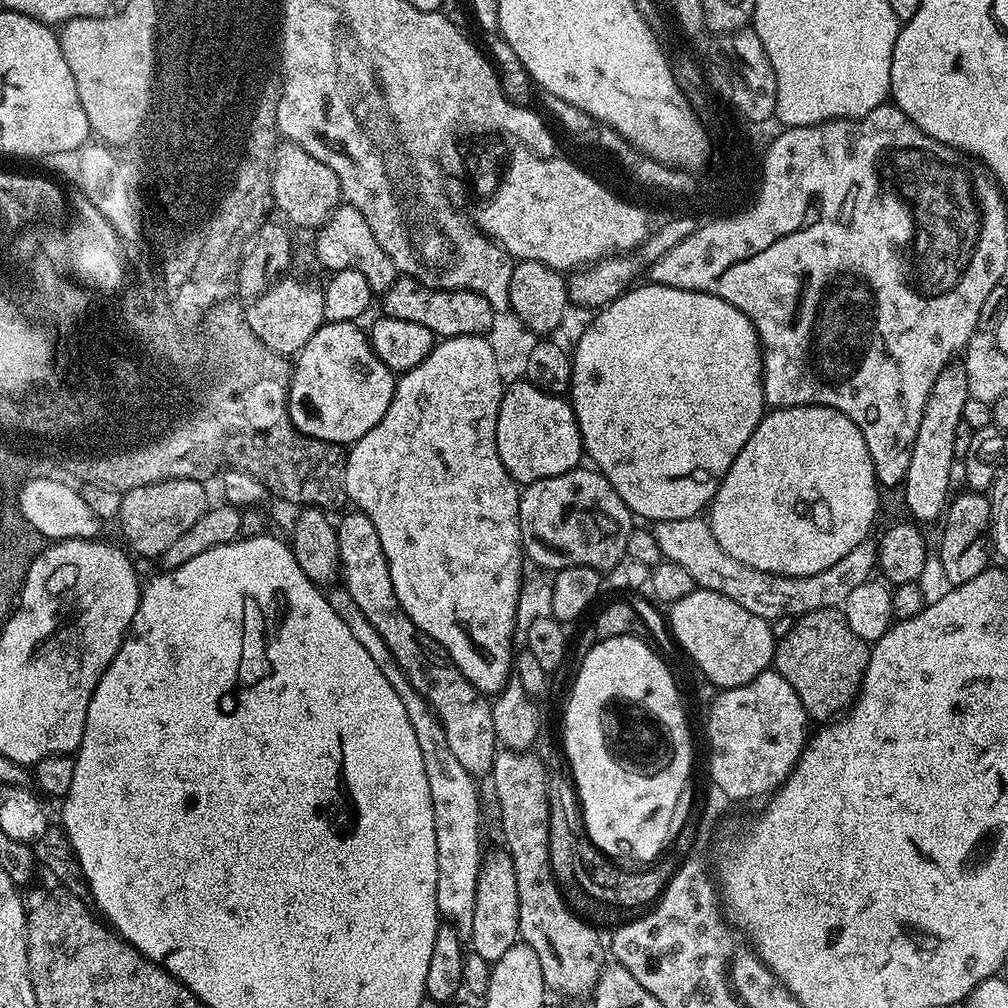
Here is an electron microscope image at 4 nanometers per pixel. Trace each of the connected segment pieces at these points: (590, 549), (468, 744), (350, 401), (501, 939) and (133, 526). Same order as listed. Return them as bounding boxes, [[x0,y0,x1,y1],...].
[[520,466,634,570],[336,511,498,778],[288,322,397,446],[470,851,520,962],[118,478,210,557]]

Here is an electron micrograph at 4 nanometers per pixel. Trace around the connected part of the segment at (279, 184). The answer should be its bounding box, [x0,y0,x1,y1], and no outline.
[270,140,343,230]

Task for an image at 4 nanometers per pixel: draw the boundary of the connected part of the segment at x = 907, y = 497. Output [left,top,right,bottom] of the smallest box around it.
[902,362,968,525]

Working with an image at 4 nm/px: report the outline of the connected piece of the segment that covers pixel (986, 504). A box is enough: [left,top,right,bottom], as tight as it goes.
[940,490,992,586]

